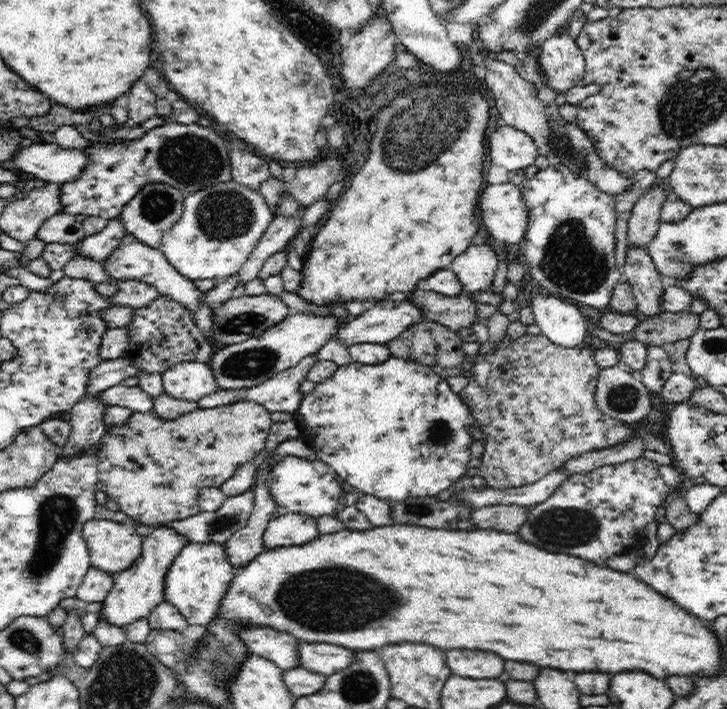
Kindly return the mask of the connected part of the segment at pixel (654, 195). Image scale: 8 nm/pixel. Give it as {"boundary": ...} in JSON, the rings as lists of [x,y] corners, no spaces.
{"boundary":[[[652,187],[644,191],[644,194],[636,201],[632,208],[632,214],[628,218],[627,248],[635,246],[645,248],[646,245],[656,236],[661,224],[661,208],[670,194],[664,193],[662,187]]]}

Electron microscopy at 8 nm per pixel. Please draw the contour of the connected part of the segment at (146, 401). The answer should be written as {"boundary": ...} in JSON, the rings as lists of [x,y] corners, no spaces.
{"boundary":[[[116,385],[100,393],[96,397],[106,406],[124,406],[134,412],[148,412],[154,408],[154,397],[142,391],[138,385]]]}

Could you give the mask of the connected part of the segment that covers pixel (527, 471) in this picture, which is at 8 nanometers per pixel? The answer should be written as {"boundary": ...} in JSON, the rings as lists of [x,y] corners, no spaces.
{"boundary":[[[525,334],[517,339],[503,336],[497,352],[469,359],[472,376],[458,395],[468,409],[476,426],[483,432],[484,453],[478,467],[479,476],[494,489],[515,489],[544,478],[548,472],[561,468],[567,460],[592,450],[622,444],[638,433],[638,428],[624,425],[605,415],[596,406],[594,390],[600,367],[587,347],[564,348],[554,345],[543,334]]]}

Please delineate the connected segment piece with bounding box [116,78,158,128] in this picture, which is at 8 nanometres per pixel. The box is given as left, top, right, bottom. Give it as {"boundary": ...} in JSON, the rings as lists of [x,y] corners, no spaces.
{"boundary":[[[136,80],[125,100],[128,107],[128,121],[124,126],[116,128],[132,128],[145,123],[148,119],[157,116],[157,97],[147,86],[145,80]]]}

